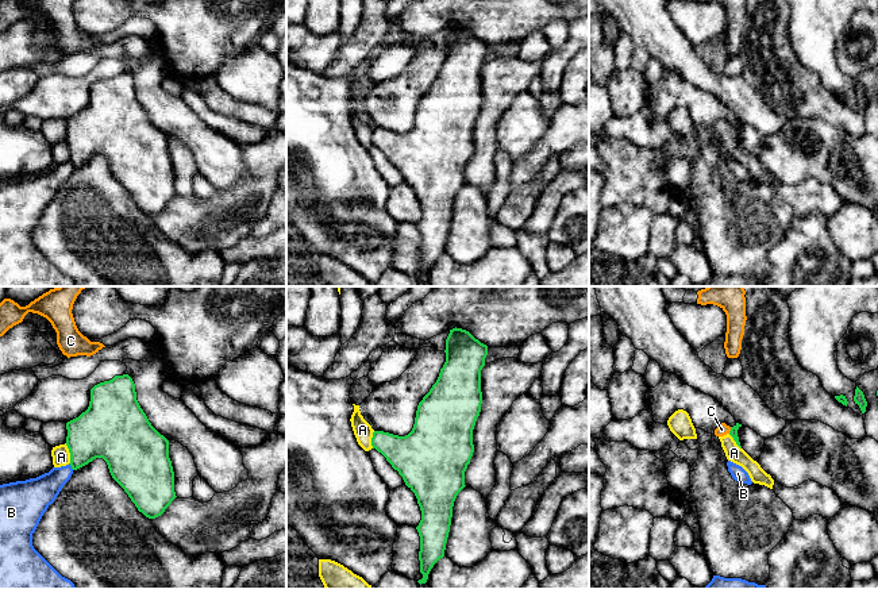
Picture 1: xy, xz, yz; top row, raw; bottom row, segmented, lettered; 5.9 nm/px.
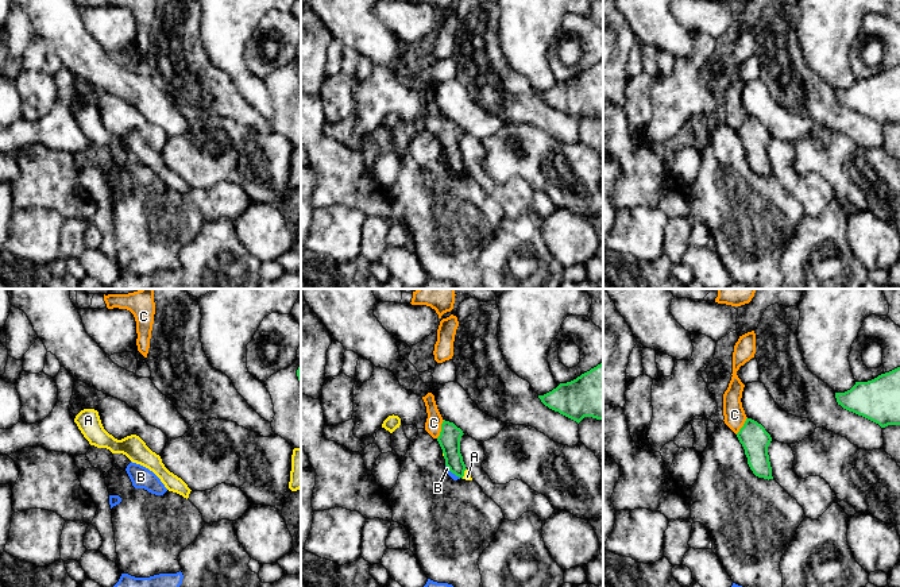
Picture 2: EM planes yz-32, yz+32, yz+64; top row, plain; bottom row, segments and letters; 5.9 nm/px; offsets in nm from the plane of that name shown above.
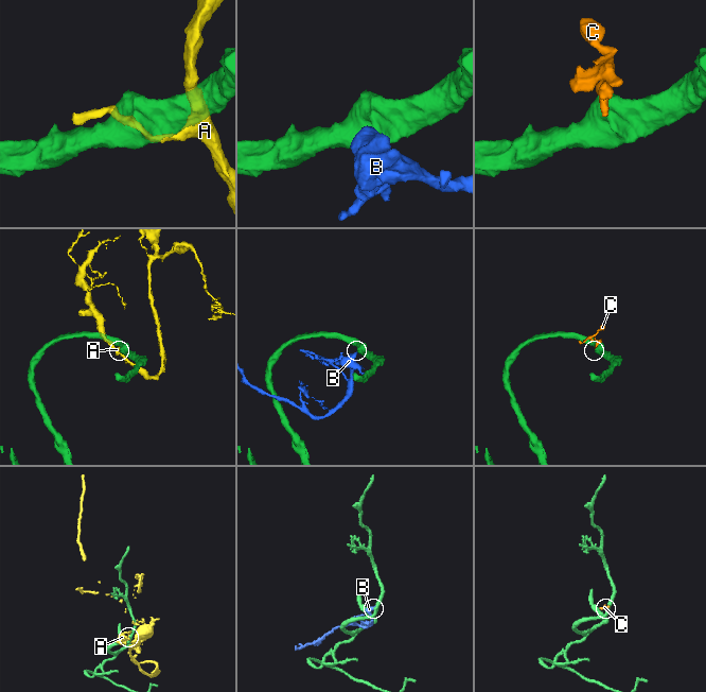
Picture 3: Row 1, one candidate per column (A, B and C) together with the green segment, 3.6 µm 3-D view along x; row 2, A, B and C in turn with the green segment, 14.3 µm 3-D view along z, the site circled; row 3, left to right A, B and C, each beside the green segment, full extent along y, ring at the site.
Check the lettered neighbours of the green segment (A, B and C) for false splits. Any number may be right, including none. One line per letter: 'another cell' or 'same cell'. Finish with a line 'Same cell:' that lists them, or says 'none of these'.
A: another cell
B: another cell
C: another cell
Same cell: none of these

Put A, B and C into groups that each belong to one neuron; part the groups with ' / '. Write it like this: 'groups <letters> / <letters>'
groups A C / B

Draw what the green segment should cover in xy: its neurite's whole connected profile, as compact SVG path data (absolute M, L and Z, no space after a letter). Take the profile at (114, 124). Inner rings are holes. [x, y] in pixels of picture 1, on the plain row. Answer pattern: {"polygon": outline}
{"polygon": "M128 72L115 73L91 86L85 109L66 120L70 163L77 168L103 155L112 176L124 186L139 209L149 216L161 213L177 195L169 138L149 119L136 97L135 81Z"}

